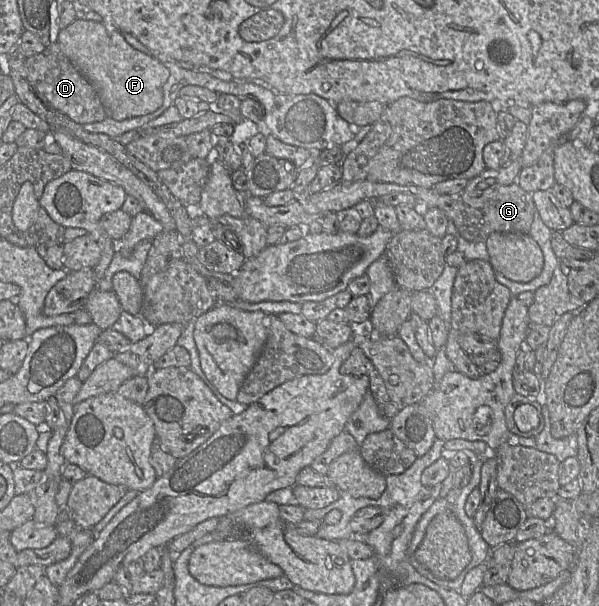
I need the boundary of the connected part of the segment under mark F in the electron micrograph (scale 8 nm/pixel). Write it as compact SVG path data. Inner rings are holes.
M76 18L72 23L60 29L57 43L62 53L72 65L91 83L96 90L107 117L121 121L143 116L156 111L164 101L163 87L169 78L168 68L157 58L133 48L120 31L110 29L102 22Z

